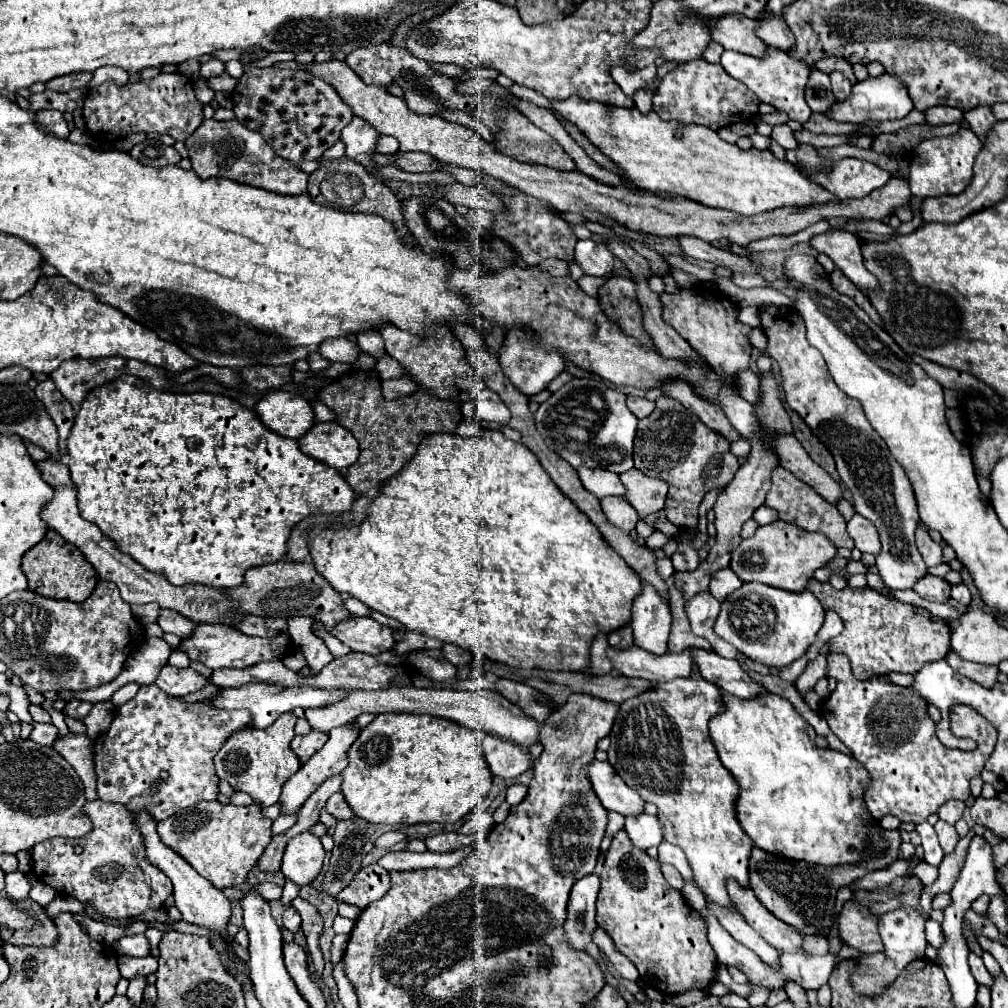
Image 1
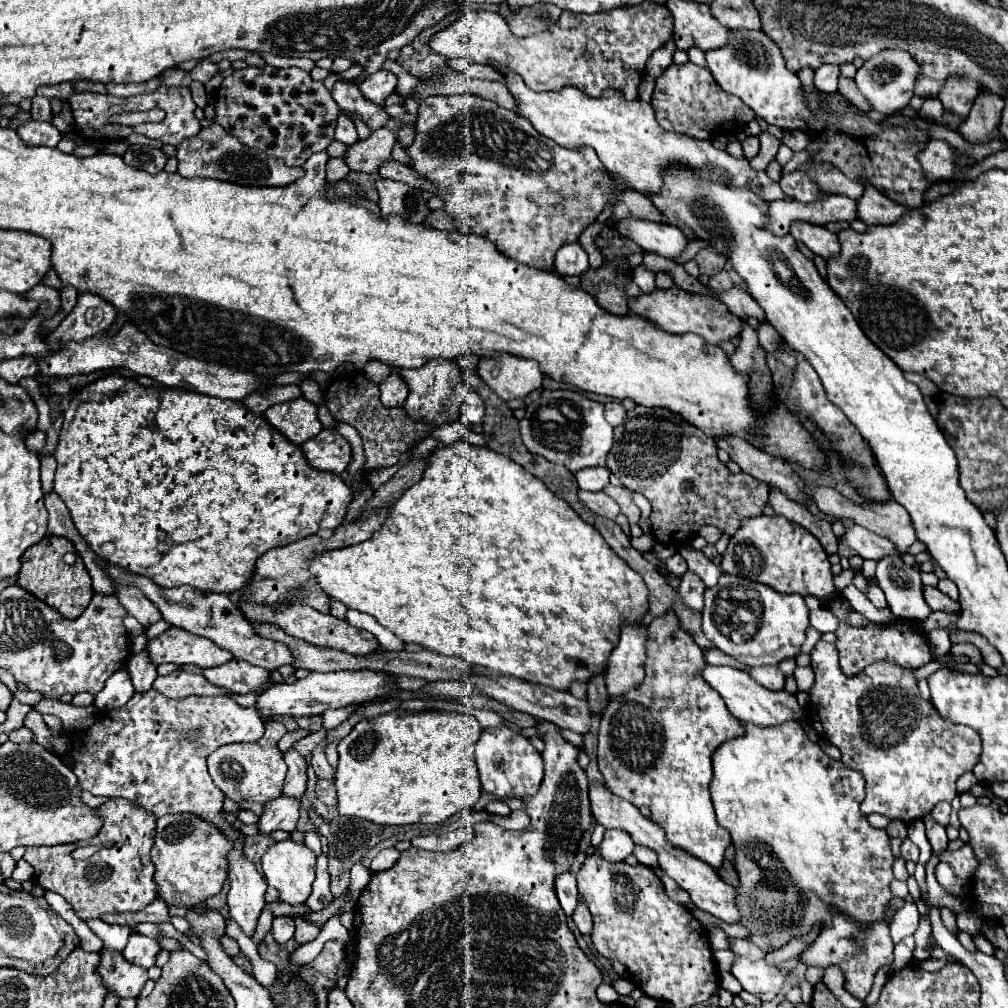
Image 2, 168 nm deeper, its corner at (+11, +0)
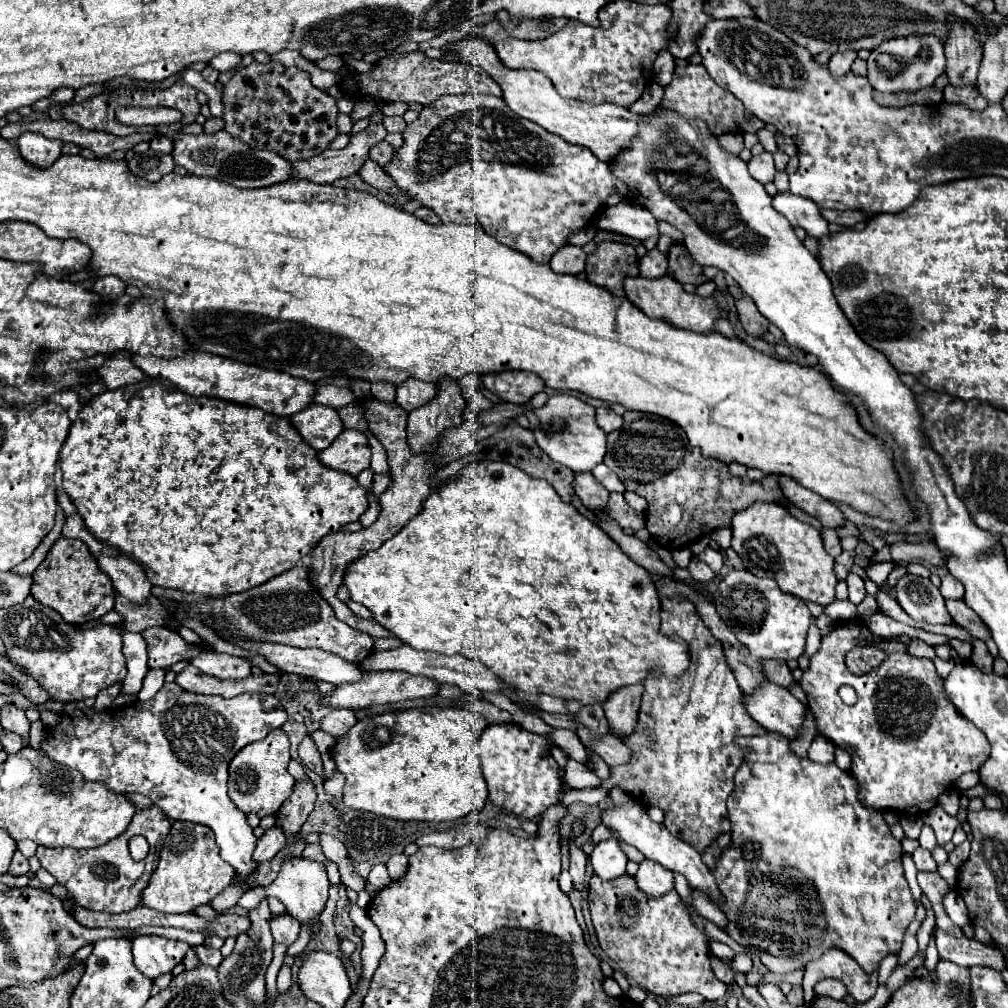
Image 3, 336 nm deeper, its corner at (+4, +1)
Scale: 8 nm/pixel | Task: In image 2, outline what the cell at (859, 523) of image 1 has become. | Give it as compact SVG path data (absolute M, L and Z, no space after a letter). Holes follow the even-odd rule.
M851 525L849 529L845 529L843 541L863 559L875 559L877 561L889 553L895 553L895 547L891 545L889 539L879 537L861 525Z

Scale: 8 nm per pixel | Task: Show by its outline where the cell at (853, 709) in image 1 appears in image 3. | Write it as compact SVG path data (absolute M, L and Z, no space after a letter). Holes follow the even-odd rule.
M858 616L840 620L836 628L822 638L822 646L810 658L810 668L804 672L800 686L808 696L808 710L814 716L818 734L850 754L850 774L858 784L858 798L864 806L876 810L900 810L908 814L914 814L916 808L926 812L938 804L938 796L944 794L962 774L978 770L990 754L986 736L954 710L954 704L948 700L944 682L938 676L932 660L908 656L908 646L898 638L878 638L876 642L870 642L868 624ZM854 646L874 646L884 650L888 658L882 660L882 664L872 672L856 676L844 664L846 654ZM844 684L856 688L858 704L846 706L840 700L838 688Z

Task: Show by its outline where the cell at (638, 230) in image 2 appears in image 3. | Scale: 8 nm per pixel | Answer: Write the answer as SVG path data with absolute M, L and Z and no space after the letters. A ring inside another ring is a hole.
M628 200L602 208L602 212L594 220L594 226L636 238L640 242L650 236L658 236L656 218L646 208L640 208L638 204L632 204Z

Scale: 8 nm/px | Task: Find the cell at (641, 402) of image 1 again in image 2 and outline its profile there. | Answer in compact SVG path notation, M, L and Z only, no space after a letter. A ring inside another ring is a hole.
M611 401L611 403L605 405L605 415L607 415L607 421L609 421L613 427L617 427L617 425L621 425L621 423L625 421L627 409L625 409L619 401Z

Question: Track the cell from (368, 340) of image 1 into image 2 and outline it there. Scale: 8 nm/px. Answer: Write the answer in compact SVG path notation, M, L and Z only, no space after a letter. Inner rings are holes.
M369 359L369 361L365 363L365 367L363 367L363 373L365 373L365 377L369 377L373 383L381 383L381 379L385 379L385 377L391 373L391 369L389 369L389 365L385 365L385 363L377 361L377 359Z

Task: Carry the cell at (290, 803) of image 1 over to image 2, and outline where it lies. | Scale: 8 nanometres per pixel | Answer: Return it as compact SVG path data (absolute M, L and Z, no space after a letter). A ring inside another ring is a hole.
M279 795L277 799L267 801L265 811L259 817L259 831L261 833L271 833L275 829L295 831L299 819L299 803L301 801L289 795Z

